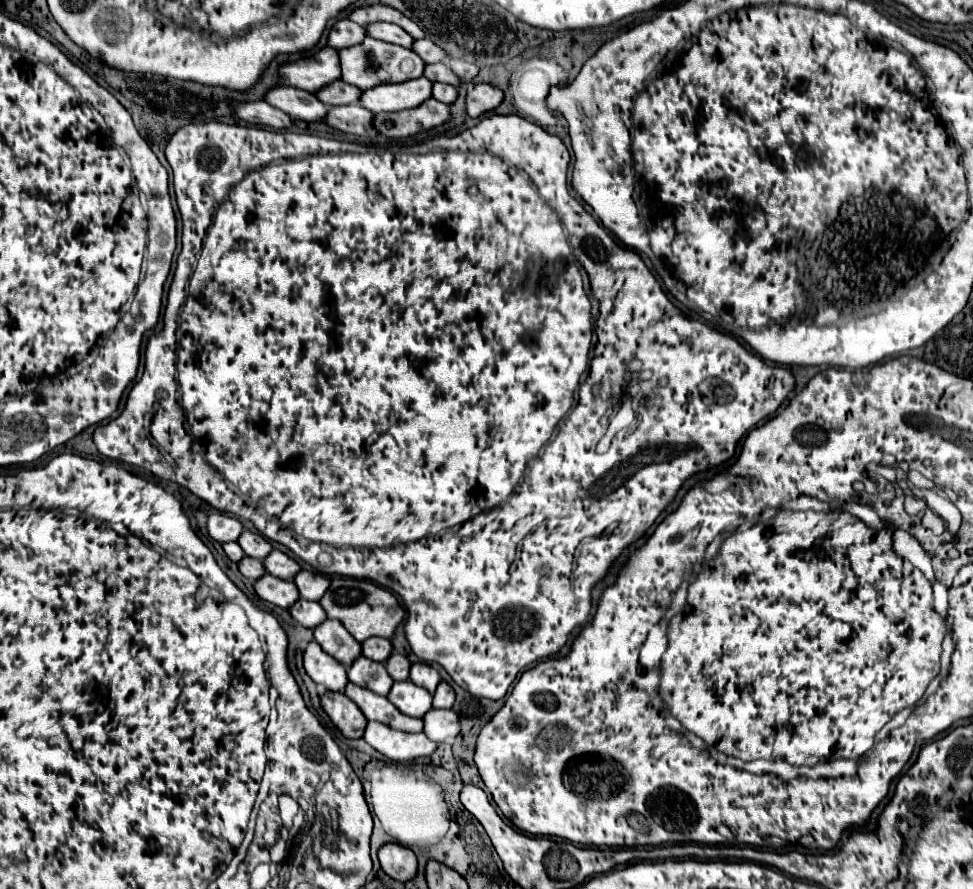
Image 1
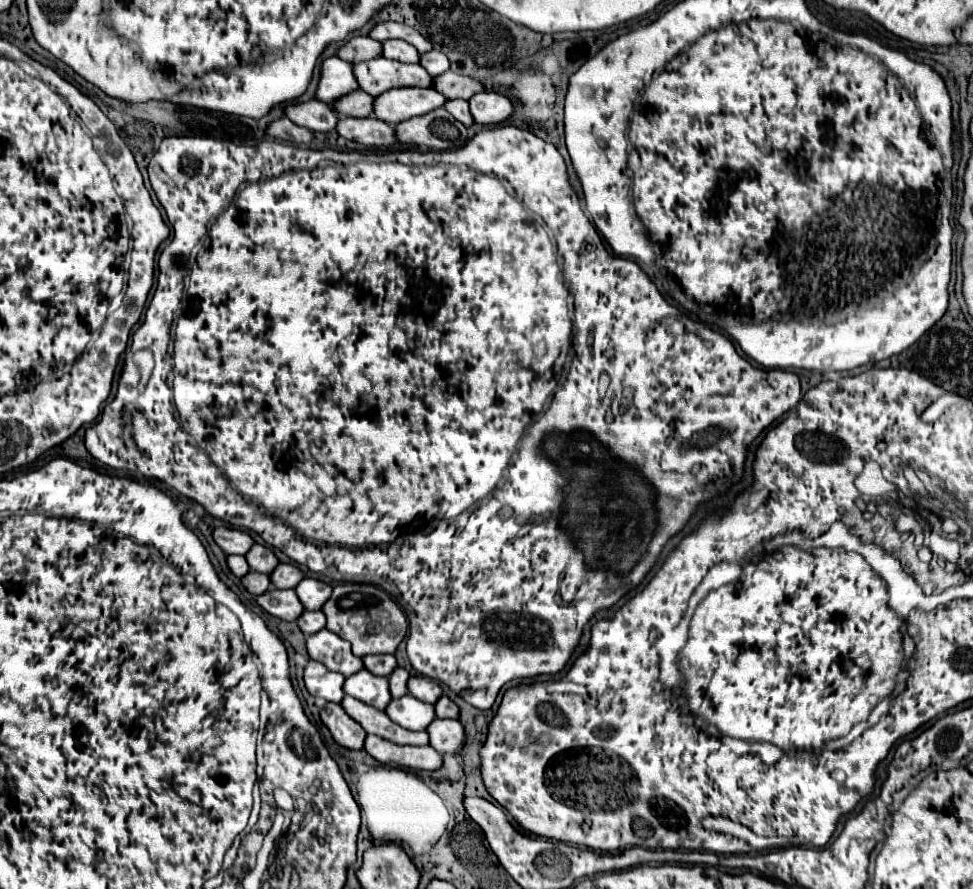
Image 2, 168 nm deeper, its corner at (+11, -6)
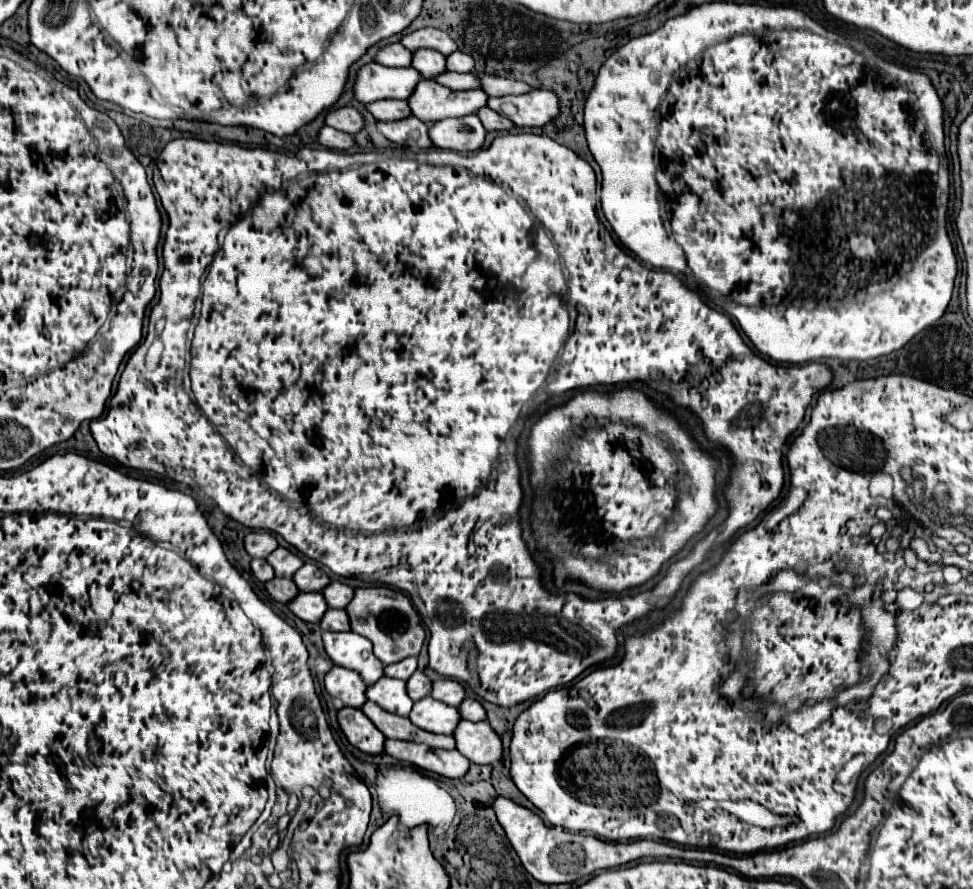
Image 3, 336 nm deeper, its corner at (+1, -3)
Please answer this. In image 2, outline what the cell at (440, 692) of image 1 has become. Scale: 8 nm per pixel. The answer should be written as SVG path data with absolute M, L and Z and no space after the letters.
M441 697L435 703L435 713L439 719L457 719L459 717L459 707L449 699L449 697Z

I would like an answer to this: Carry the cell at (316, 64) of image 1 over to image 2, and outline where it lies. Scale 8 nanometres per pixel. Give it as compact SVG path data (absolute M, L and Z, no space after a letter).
M329 57L323 61L321 81L317 87L317 99L325 103L333 103L357 89L359 89L359 83L353 75L351 63L341 61L339 57Z

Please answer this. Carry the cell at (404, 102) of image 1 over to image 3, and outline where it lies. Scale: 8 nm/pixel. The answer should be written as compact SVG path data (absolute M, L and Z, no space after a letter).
M421 80L407 104L411 106L411 114L421 122L437 122L443 118L457 118L475 114L481 106L485 106L487 94L483 90L449 90L433 80Z

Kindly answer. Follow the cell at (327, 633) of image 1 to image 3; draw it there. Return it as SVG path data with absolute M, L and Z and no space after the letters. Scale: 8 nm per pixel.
M323 632L323 644L337 666L359 672L363 682L371 684L383 676L383 664L375 658L367 638L355 632Z

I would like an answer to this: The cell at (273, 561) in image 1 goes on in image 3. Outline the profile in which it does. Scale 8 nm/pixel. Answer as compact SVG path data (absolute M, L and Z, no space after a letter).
M303 564L295 576L293 582L297 584L297 588L301 592L321 592L323 586L329 584L329 576L319 568L319 576L317 576L317 564Z

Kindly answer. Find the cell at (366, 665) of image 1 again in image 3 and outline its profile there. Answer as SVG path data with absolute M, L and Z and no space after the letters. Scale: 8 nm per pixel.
M387 676L367 686L367 698L377 702L383 710L399 714L399 716L407 716L413 706L413 700L407 696L405 682L397 678L387 678Z

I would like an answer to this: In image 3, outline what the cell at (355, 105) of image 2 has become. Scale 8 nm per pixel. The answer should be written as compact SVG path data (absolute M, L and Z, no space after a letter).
M379 100L373 104L367 104L367 110L377 118L377 120L401 120L411 114L409 106L405 100Z

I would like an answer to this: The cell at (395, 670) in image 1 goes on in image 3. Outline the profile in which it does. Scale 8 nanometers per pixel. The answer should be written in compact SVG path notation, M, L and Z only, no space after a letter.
M415 670L415 674L407 680L407 694L411 700L421 700L431 692L431 680L421 672Z

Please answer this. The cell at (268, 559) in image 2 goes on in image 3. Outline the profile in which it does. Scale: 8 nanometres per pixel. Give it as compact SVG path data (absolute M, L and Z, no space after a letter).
M281 546L267 556L267 562L273 566L275 576L285 576L285 578L291 578L303 566L303 560L297 554Z

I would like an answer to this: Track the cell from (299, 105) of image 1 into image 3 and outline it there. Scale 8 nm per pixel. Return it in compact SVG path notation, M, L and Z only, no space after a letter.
M343 106L343 108L329 110L325 114L325 124L335 128L335 130L341 130L341 132L355 134L355 132L359 132L363 128L363 116L355 108Z

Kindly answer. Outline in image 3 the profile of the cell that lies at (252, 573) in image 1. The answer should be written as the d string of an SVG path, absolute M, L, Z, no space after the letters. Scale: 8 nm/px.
M273 578L271 582L265 582L265 588L269 592L269 596L277 602L289 602L299 594L299 588L295 586L295 582L291 580L291 592L289 592L289 580L291 578Z

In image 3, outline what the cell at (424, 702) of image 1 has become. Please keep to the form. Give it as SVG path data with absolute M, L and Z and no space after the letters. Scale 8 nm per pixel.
M431 696L417 700L413 704L409 718L417 728L427 730L427 732L435 732L435 734L453 734L457 722L461 720L457 708L437 702Z

